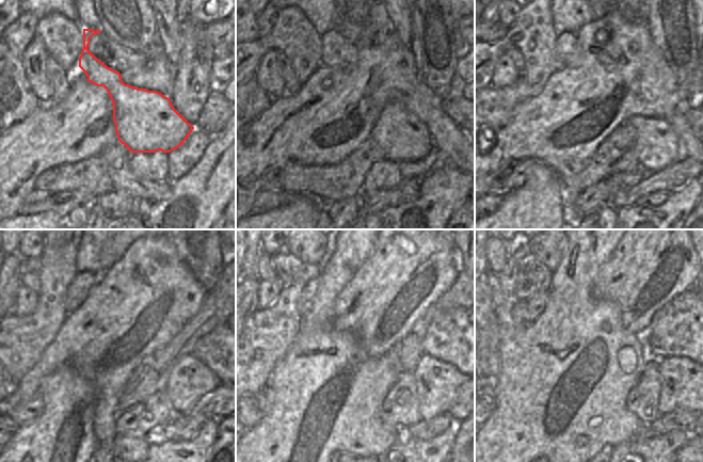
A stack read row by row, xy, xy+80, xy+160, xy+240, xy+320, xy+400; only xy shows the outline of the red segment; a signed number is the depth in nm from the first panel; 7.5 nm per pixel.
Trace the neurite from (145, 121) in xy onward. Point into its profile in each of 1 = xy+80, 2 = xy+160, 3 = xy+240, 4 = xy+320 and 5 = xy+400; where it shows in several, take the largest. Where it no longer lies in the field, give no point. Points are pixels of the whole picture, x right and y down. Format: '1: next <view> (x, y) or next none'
1: next xy+80 (401, 136)
2: next xy+160 (656, 143)
3: next xy+240 (189, 379)
4: next xy+320 (436, 382)
5: next xy+400 (686, 384)

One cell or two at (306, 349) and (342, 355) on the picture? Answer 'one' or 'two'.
one

